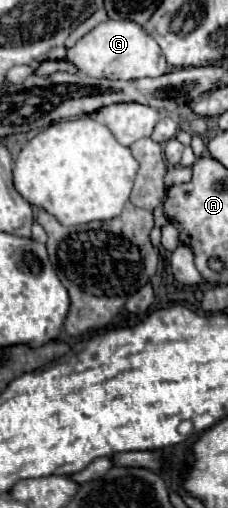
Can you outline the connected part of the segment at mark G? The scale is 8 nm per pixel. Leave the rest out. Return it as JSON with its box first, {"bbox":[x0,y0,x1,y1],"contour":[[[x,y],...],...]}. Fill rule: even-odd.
{"bbox":[65,19,167,79],"contour":[[[109,19],[89,31],[75,47],[67,49],[65,55],[81,73],[105,79],[139,79],[139,77],[161,77],[167,71],[167,61],[157,41],[147,35],[142,26],[129,19]]]}

